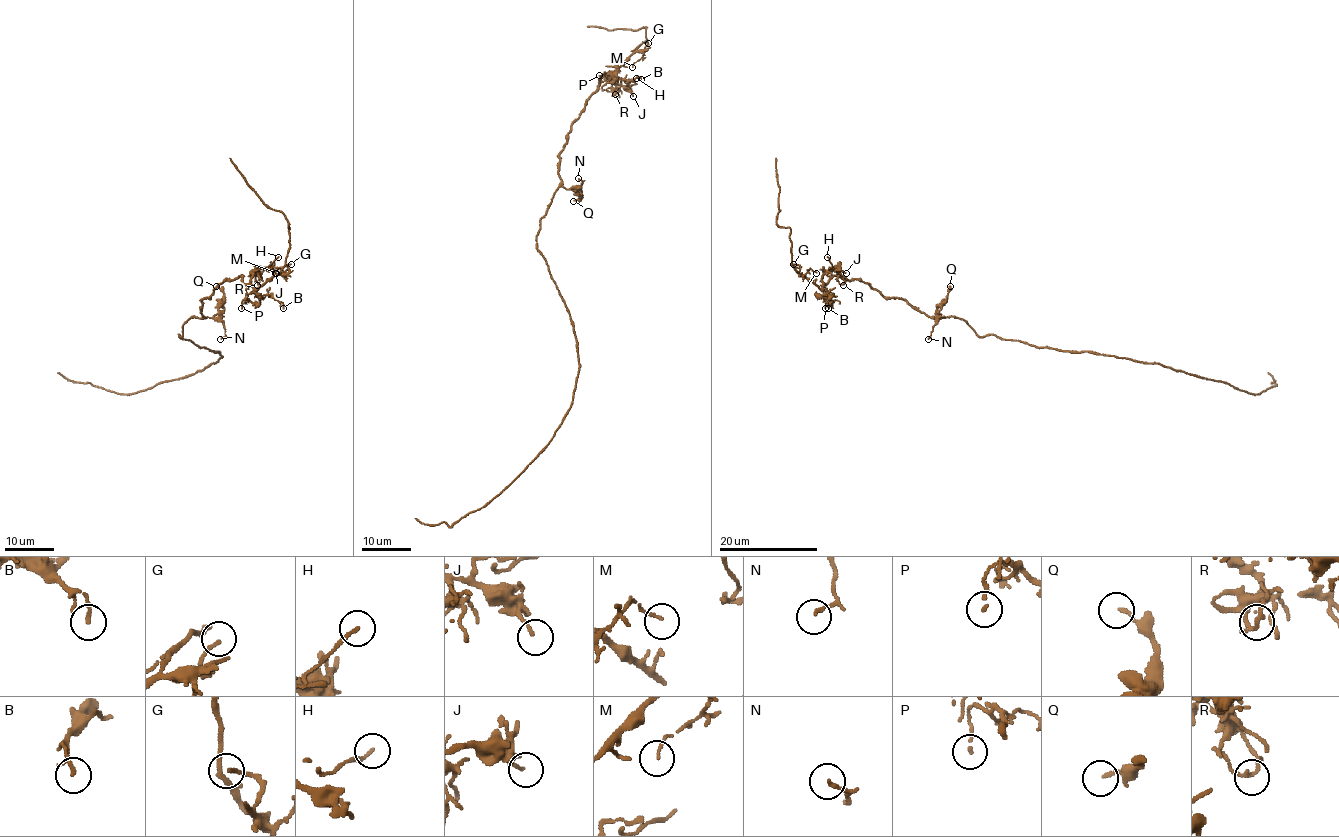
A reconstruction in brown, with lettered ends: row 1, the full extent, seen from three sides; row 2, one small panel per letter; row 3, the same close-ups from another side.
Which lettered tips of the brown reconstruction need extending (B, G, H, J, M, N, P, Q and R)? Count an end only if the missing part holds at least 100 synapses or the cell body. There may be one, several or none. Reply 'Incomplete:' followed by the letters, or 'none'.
Incomplete: none

